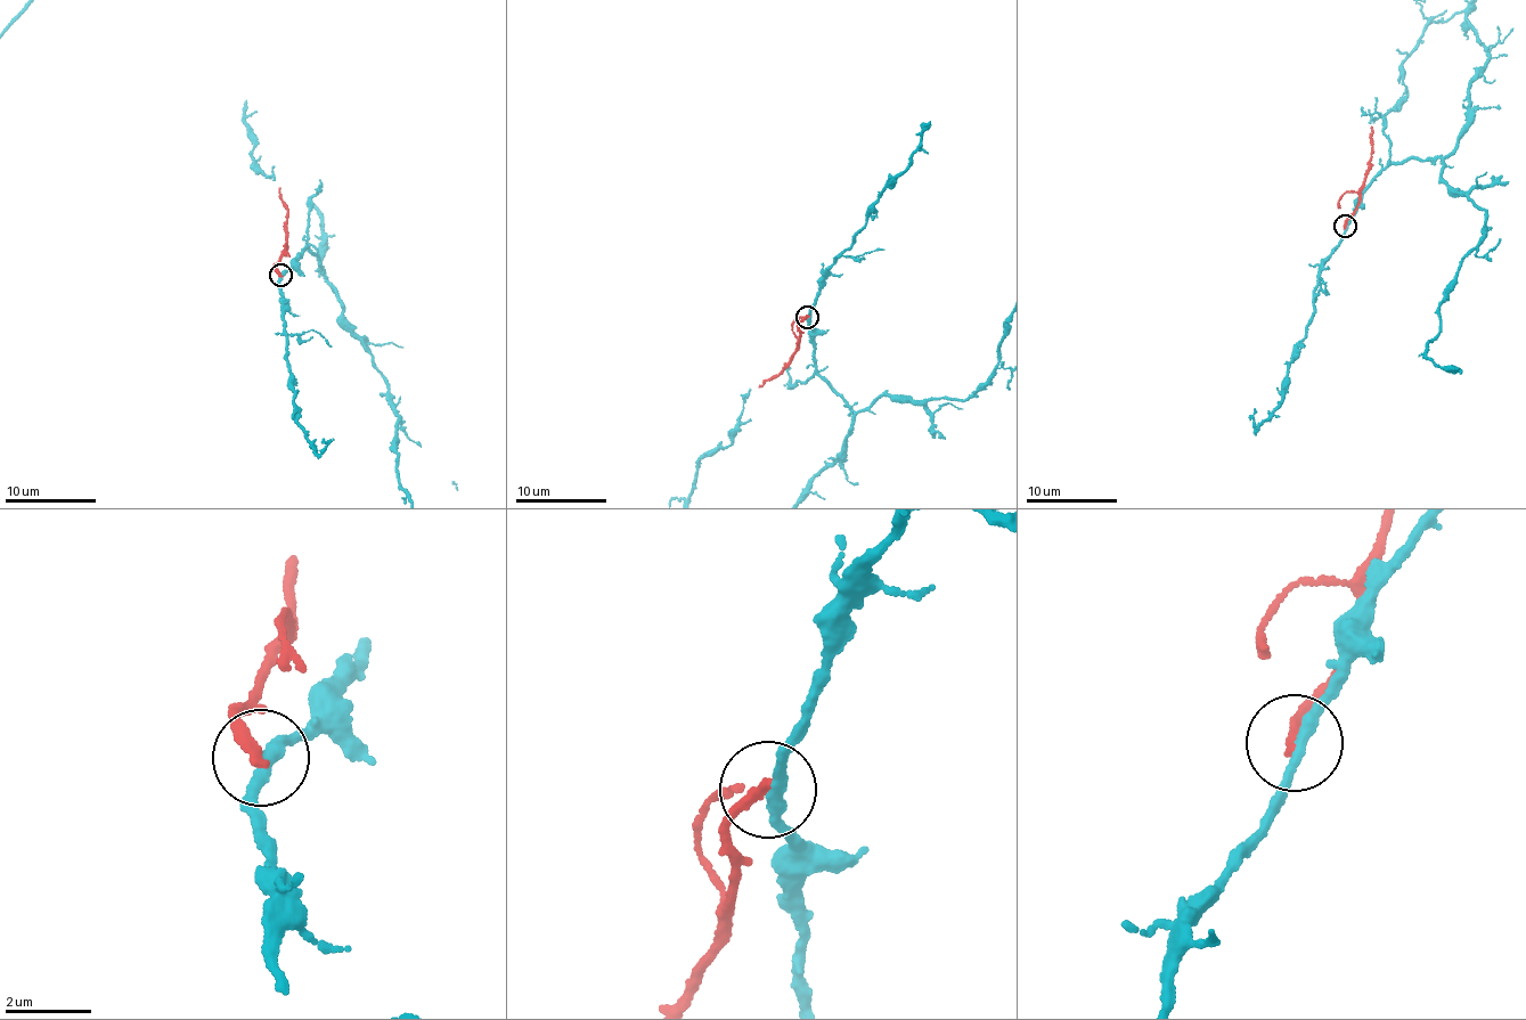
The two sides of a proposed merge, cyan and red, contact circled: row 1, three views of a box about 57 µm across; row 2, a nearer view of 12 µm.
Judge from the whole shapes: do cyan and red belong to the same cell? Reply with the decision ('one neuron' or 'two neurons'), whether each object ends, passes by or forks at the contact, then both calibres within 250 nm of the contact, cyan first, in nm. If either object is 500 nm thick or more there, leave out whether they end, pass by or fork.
two neurons; cyan passes by; red ends there; 260 nm thick on the cyan side, 280 nm on the other

